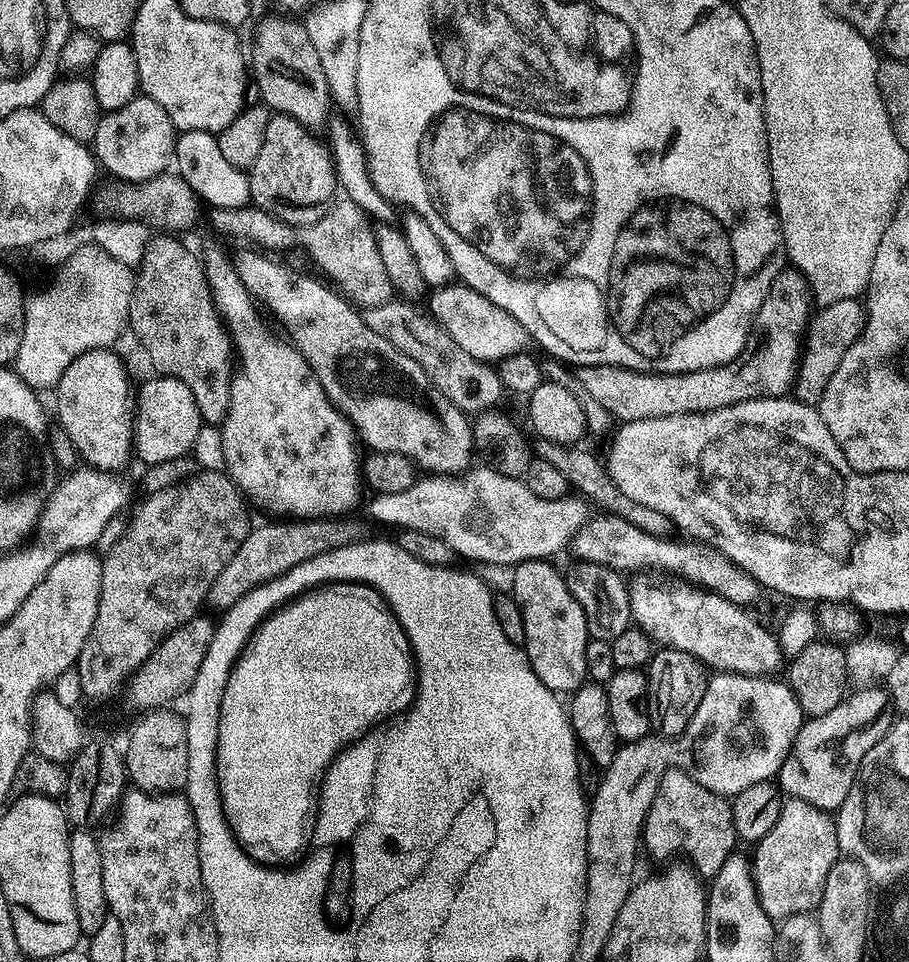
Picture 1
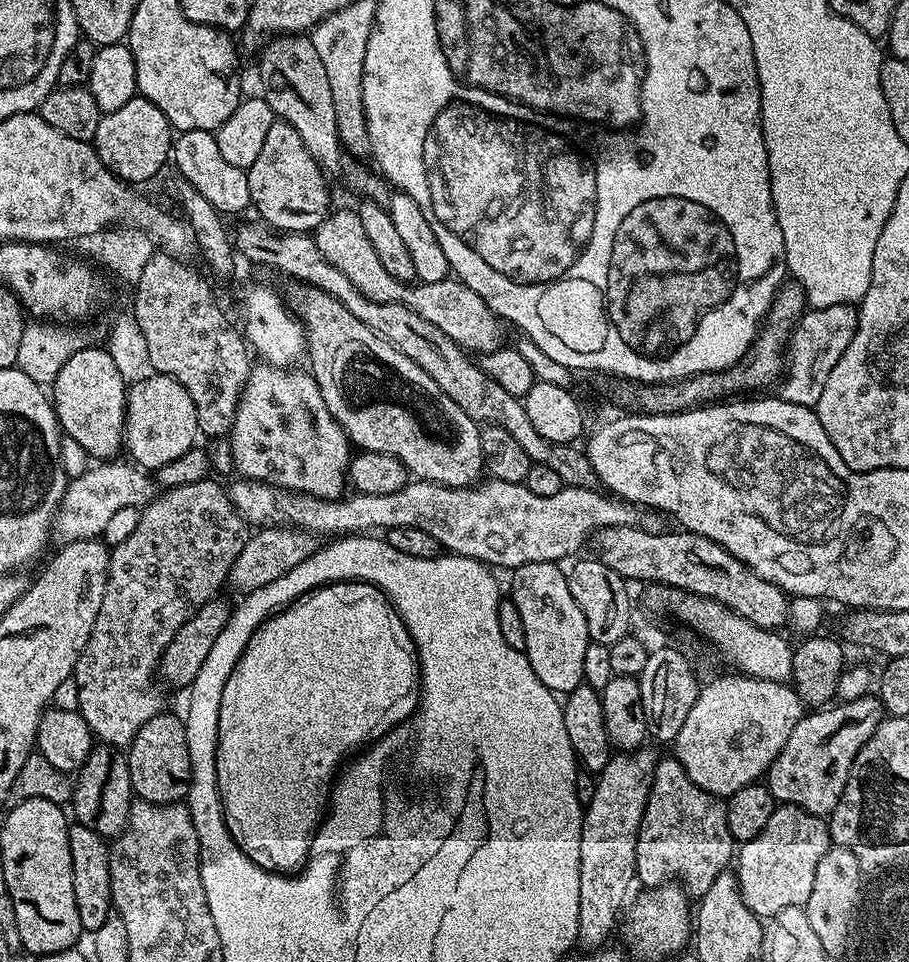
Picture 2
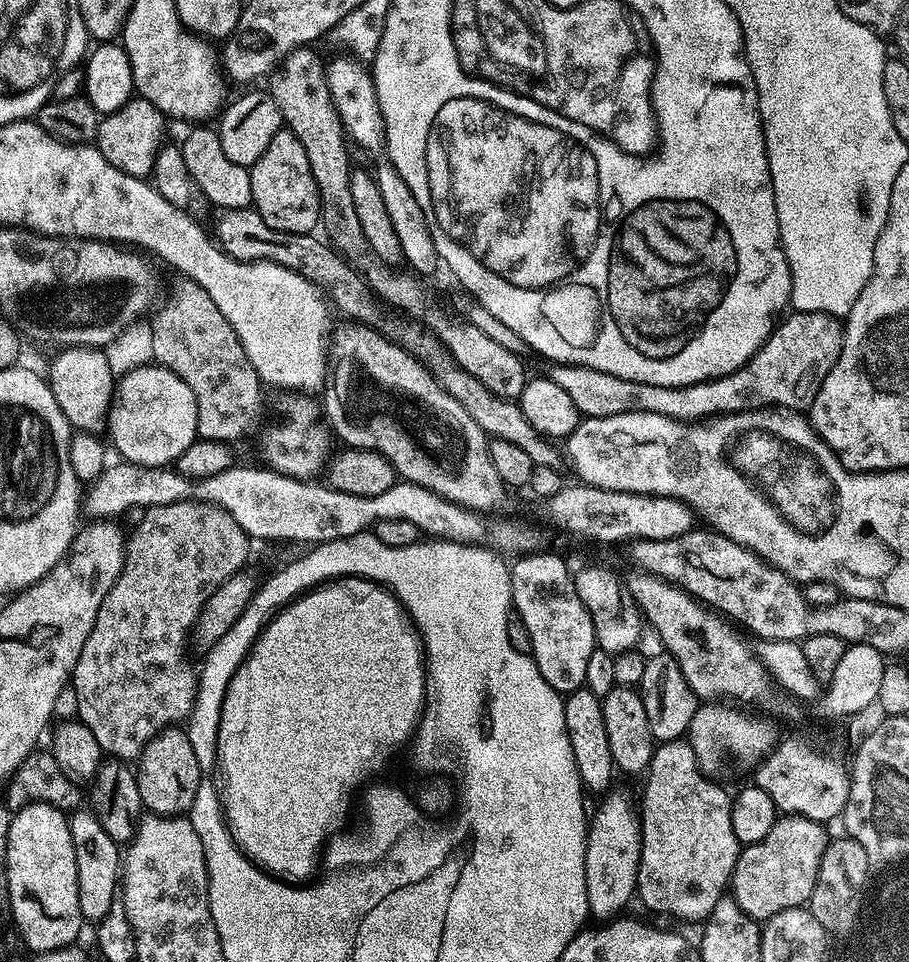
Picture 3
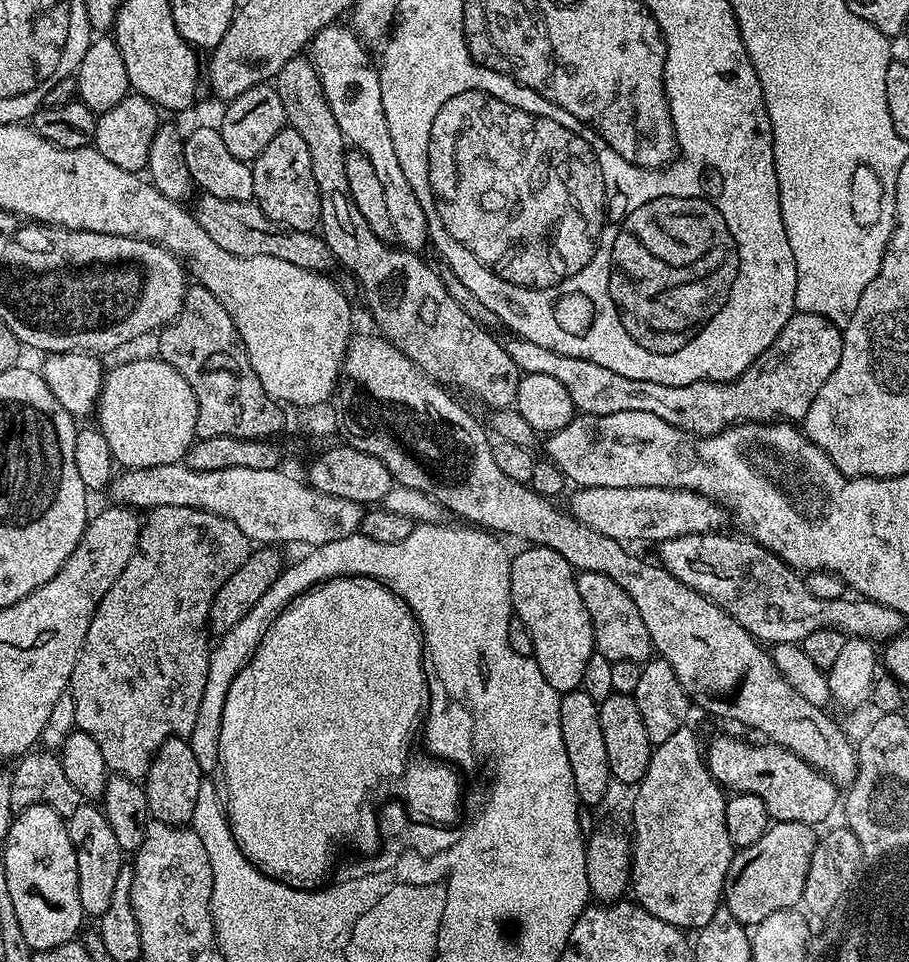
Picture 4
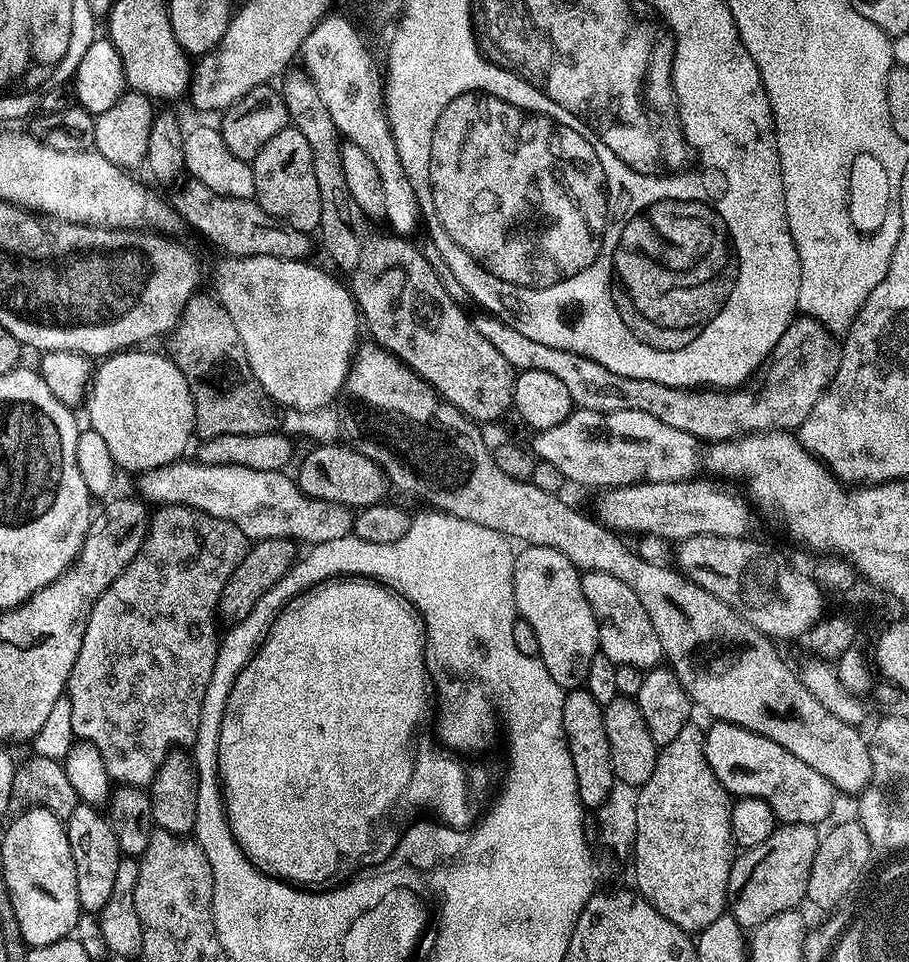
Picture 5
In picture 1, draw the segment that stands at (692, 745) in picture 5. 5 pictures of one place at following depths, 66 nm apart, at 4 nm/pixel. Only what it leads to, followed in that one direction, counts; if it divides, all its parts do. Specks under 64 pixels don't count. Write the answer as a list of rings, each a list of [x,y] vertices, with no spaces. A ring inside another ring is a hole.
[[[677,766],[668,769],[667,774],[660,780],[658,790],[654,794],[654,802],[644,819],[642,829],[642,844],[652,856],[668,856],[671,852],[685,852],[692,861],[691,867],[701,877],[711,878],[718,874],[722,862],[730,855],[733,855],[735,844],[738,844],[738,837],[734,830],[732,821],[732,806],[725,797],[706,790],[706,786],[698,786],[689,772],[683,767]]]

